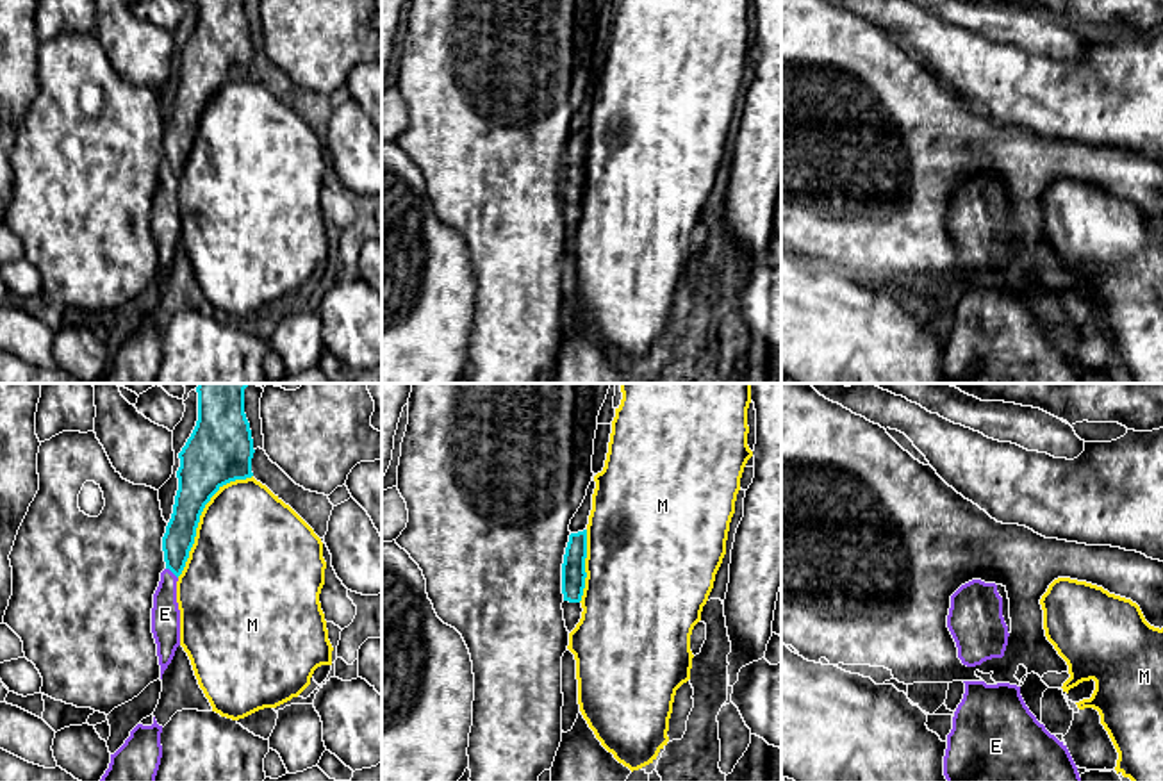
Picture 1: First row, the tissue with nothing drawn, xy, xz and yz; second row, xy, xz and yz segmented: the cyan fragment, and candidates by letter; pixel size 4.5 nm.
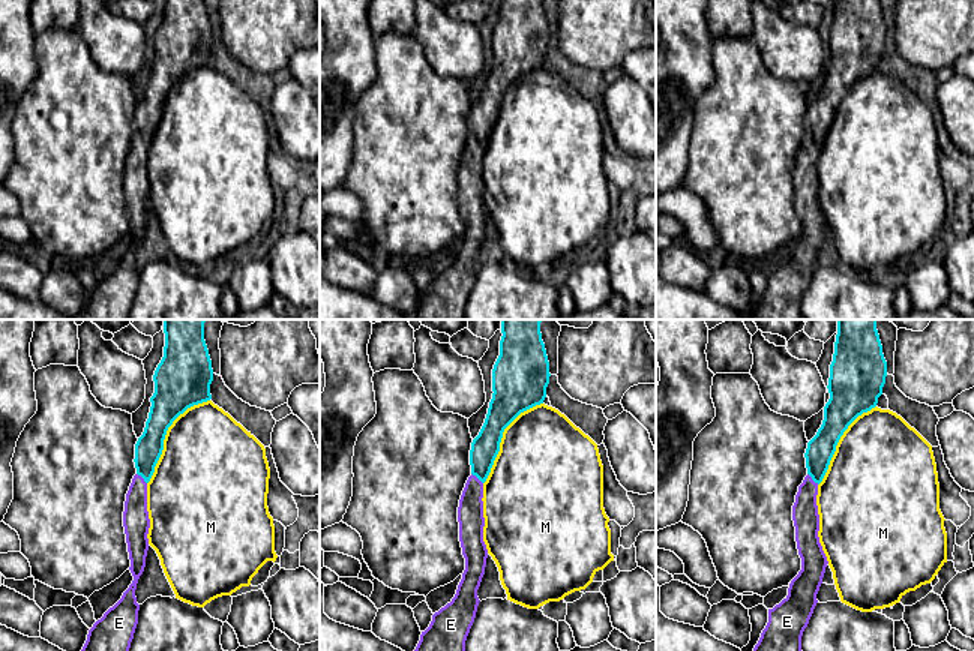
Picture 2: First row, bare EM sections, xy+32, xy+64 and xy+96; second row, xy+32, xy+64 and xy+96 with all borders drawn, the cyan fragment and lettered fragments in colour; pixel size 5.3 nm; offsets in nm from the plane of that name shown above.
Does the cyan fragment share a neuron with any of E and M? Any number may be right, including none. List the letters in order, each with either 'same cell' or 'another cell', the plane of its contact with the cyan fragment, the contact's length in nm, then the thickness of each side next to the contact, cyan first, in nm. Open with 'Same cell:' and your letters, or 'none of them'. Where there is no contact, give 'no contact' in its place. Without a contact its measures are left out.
Same cell: E
E: same cell | xy | 80 nm | 140/130 nm
M: another cell | xy | 550 nm | 240/480 nm

